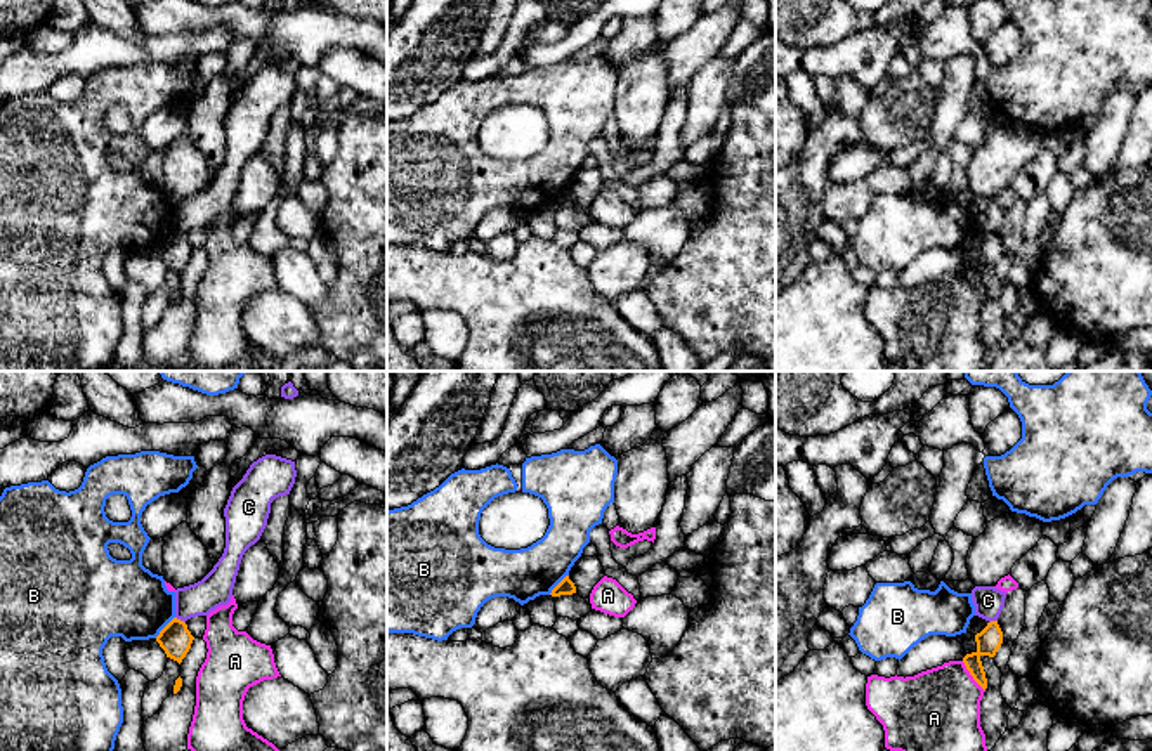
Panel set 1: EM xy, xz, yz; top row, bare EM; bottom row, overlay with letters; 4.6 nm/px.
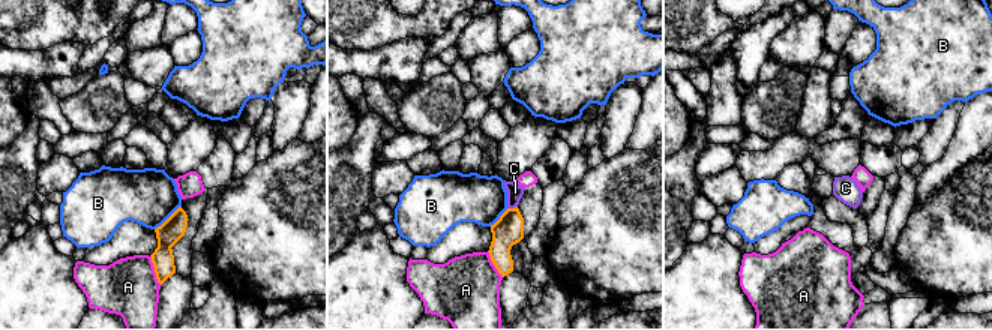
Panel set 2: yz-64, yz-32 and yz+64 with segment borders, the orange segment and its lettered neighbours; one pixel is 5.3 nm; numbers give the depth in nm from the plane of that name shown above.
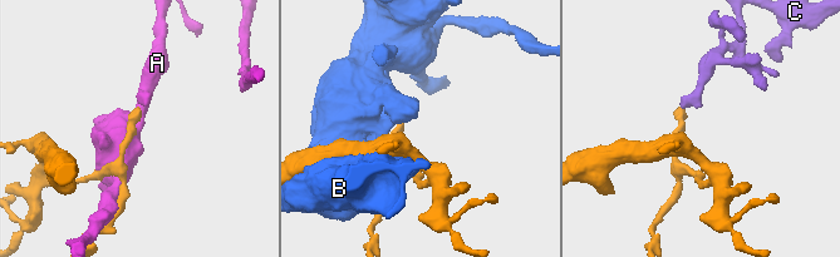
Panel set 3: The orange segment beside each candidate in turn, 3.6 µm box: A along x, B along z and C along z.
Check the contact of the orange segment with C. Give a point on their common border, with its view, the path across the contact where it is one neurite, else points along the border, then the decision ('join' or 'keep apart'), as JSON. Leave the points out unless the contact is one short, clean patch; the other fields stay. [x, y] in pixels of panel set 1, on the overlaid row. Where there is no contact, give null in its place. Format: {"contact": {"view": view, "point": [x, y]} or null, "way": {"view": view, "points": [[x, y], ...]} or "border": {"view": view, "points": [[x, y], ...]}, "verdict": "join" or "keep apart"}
{"contact": {"view": "xy", "point": [179, 620]}, "border": {"view": "xy", "points": [[176, 616], [184, 623]]}, "verdict": "keep apart"}

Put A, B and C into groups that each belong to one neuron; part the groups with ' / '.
A / B / C

